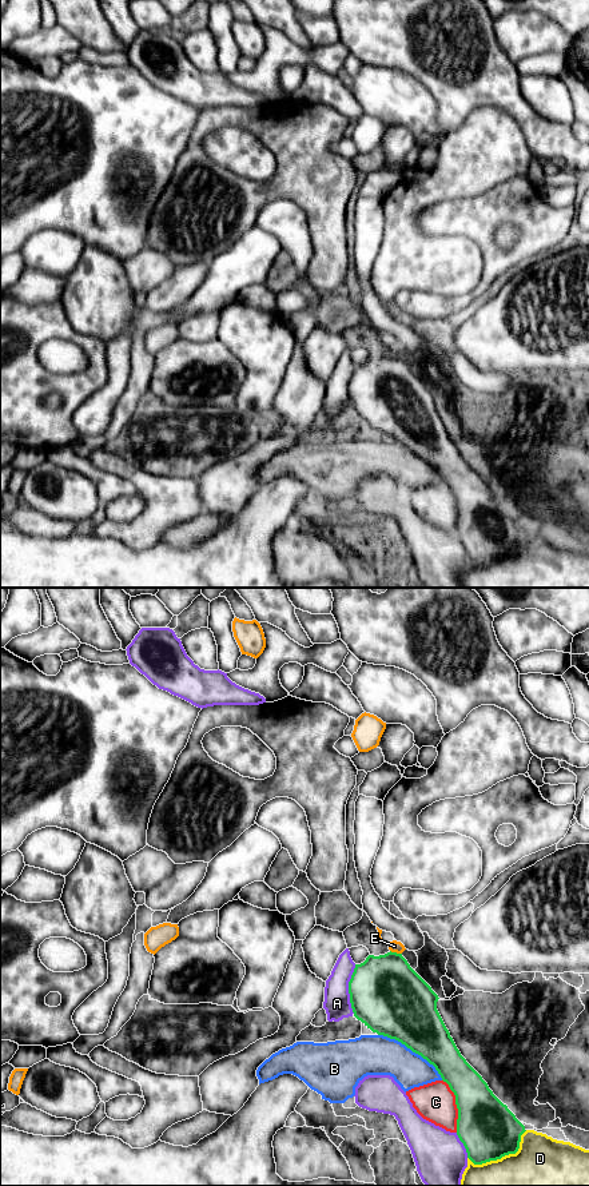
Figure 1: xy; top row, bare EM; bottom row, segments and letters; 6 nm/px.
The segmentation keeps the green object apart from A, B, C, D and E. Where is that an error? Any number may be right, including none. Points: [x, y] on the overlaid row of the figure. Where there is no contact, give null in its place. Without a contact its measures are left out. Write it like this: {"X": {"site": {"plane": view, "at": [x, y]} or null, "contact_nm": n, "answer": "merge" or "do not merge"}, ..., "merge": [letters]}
{"A": {"site": {"plane": "xy", "at": [349, 989]}, "contact_nm": 300, "answer": "do not merge"}, "B": {"site": {"plane": "xy", "at": [413, 1051]}, "contact_nm": 480, "answer": "merge"}, "C": {"site": {"plane": "xy", "at": [457, 1106]}, "contact_nm": 340, "answer": "do not merge"}, "D": {"site": {"plane": "xy", "at": [502, 1155]}, "contact_nm": 400, "answer": "do not merge"}, "E": {"site": {"plane": "xy", "at": [396, 952]}, "contact_nm": 80, "answer": "do not merge"}, "merge": ["B"]}

